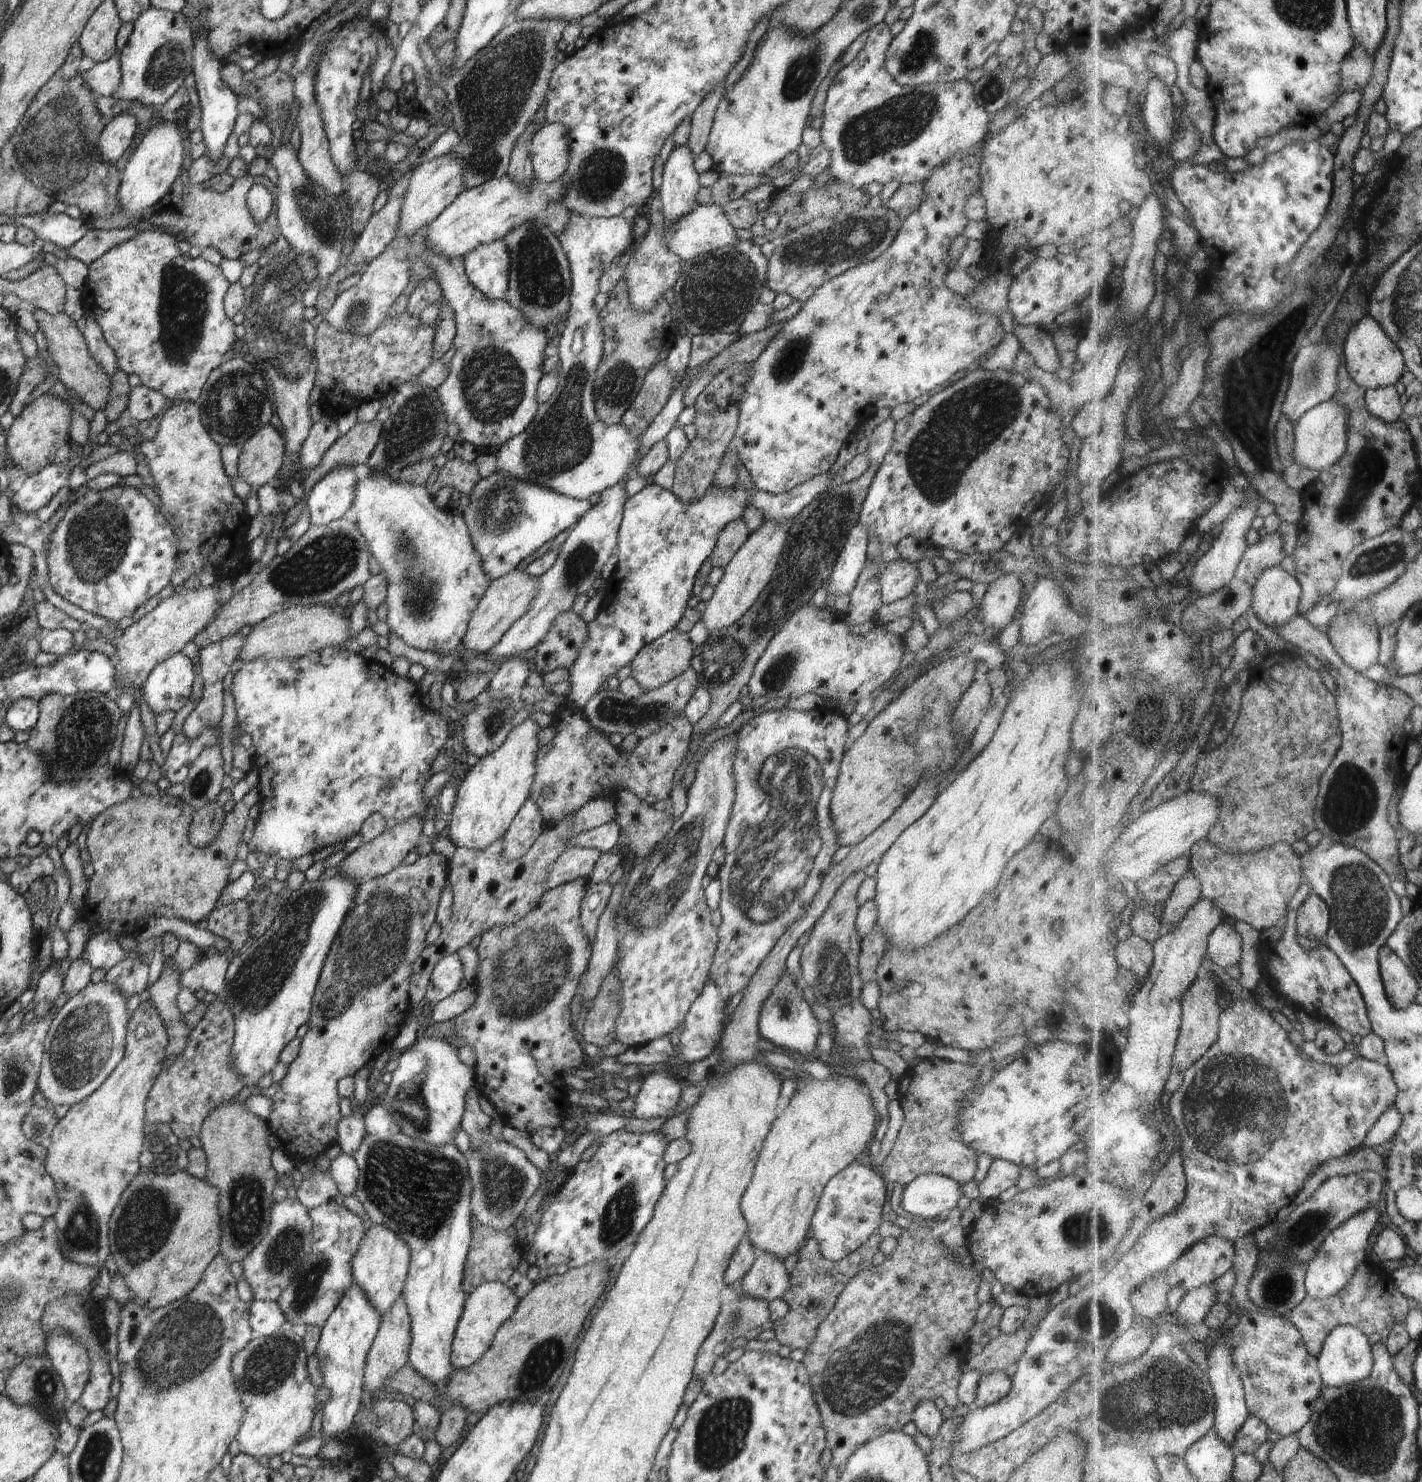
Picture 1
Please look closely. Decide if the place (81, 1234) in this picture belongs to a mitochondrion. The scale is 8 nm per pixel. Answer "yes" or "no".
yes

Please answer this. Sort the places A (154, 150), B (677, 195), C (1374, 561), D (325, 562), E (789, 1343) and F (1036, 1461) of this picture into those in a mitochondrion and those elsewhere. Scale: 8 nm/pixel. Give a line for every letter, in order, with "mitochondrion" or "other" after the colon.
A: other
B: other
C: mitochondrion
D: mitochondrion
E: other
F: other

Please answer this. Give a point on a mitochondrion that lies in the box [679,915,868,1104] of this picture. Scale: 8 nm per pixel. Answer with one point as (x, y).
(834, 980)

